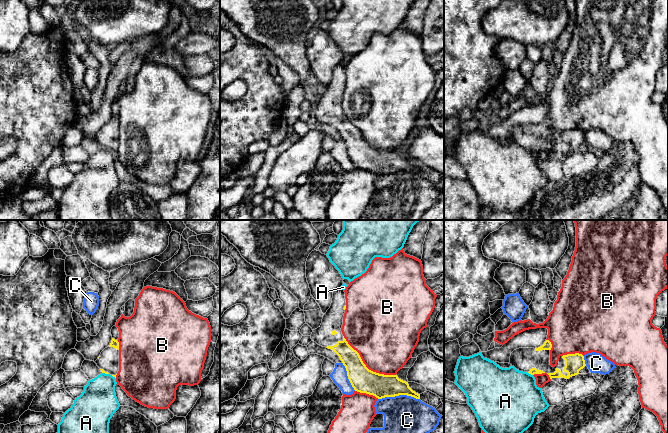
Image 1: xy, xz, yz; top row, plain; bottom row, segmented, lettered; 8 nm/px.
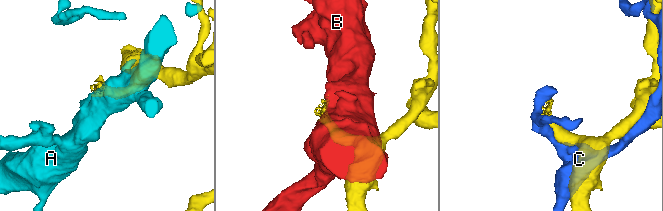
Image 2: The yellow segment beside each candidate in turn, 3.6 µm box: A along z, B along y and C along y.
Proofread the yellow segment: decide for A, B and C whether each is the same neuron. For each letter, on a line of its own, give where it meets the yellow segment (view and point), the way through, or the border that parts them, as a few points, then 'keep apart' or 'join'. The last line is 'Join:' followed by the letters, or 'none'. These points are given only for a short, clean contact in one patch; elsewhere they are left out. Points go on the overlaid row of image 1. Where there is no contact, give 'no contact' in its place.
A: meets yellow in yz at (530, 373); keep apart
B: meets yellow in xz at (365, 365); keep apart
C: meets yellow in xz at (398, 395); keep apart
Join: none

